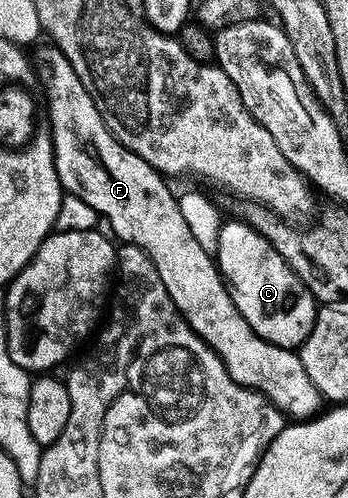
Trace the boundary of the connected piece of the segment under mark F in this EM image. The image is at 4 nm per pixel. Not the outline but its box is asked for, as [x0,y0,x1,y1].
[33,44,325,420]

